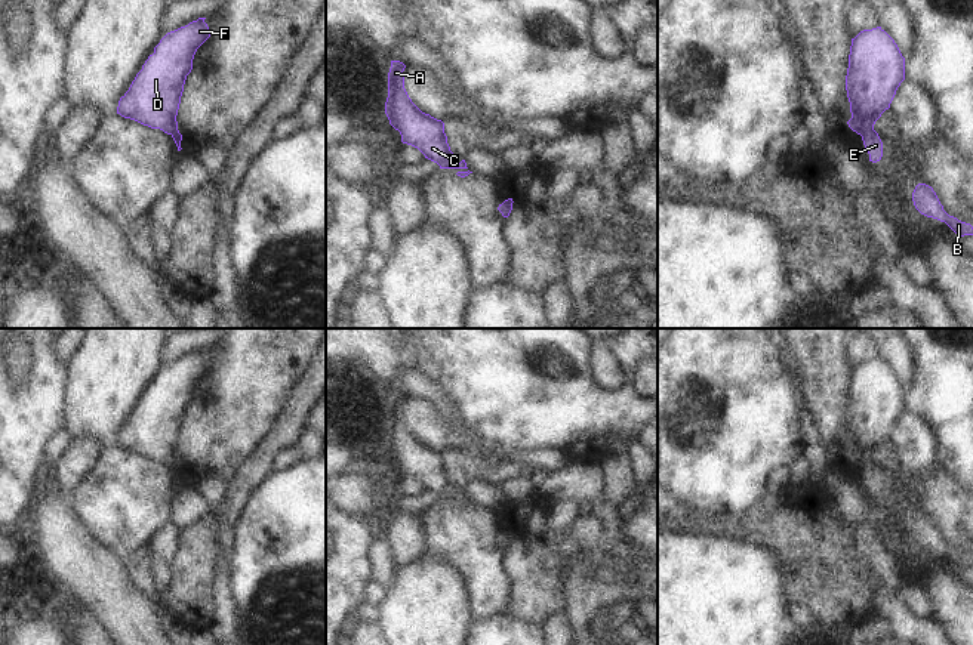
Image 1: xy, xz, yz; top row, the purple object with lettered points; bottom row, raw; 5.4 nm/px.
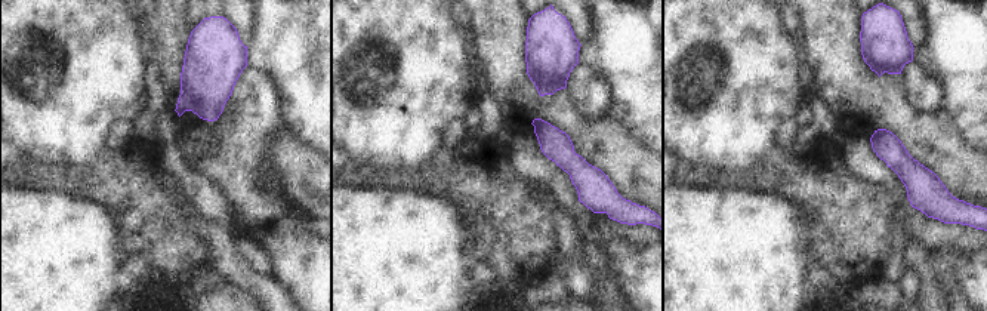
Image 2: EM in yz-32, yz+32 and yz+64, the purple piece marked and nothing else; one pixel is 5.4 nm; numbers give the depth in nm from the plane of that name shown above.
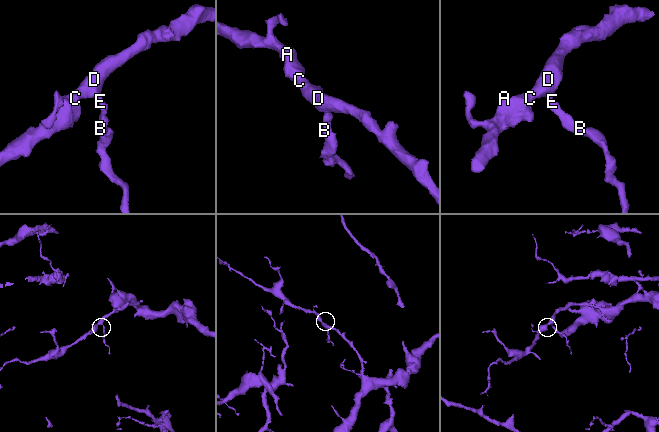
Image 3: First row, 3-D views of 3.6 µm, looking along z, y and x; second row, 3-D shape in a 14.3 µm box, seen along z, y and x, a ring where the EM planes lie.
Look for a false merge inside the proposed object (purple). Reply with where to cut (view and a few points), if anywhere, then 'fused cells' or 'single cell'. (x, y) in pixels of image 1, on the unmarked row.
no cut; single cell

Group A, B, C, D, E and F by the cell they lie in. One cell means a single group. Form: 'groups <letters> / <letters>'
groups A B C D E F

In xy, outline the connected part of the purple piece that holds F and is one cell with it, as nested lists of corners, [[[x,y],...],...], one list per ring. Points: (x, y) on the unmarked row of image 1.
[[[198,349],[167,364],[154,379],[129,422],[120,429],[117,445],[170,466],[181,482],[178,441],[187,407],[193,401],[197,380],[210,368],[210,361]]]

